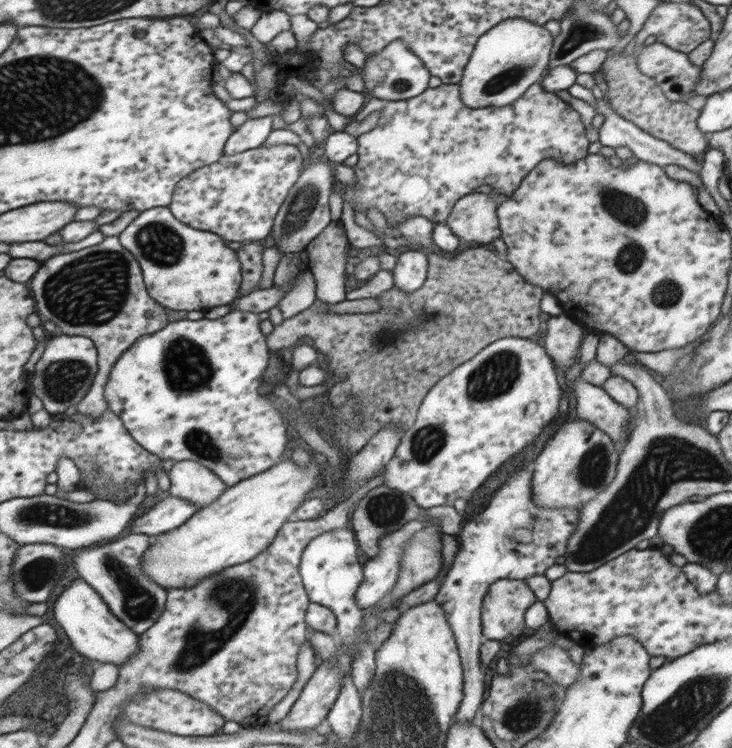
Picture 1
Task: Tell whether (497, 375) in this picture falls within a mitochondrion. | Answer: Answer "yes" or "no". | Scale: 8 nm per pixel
yes

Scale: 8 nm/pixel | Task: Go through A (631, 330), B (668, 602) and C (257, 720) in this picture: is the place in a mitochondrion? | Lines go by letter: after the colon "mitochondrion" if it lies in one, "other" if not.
A: other
B: other
C: other

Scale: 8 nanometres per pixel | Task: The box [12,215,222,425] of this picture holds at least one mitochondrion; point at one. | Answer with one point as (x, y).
(90, 291)

